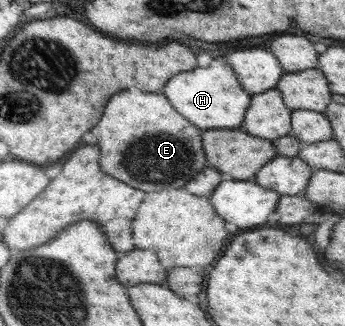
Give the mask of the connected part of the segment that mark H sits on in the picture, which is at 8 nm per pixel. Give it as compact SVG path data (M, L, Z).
M223 57L213 59L210 67L196 68L176 75L170 79L170 87L166 87L164 95L182 115L186 115L190 123L202 131L241 128L252 103L252 95L242 87L233 64Z

